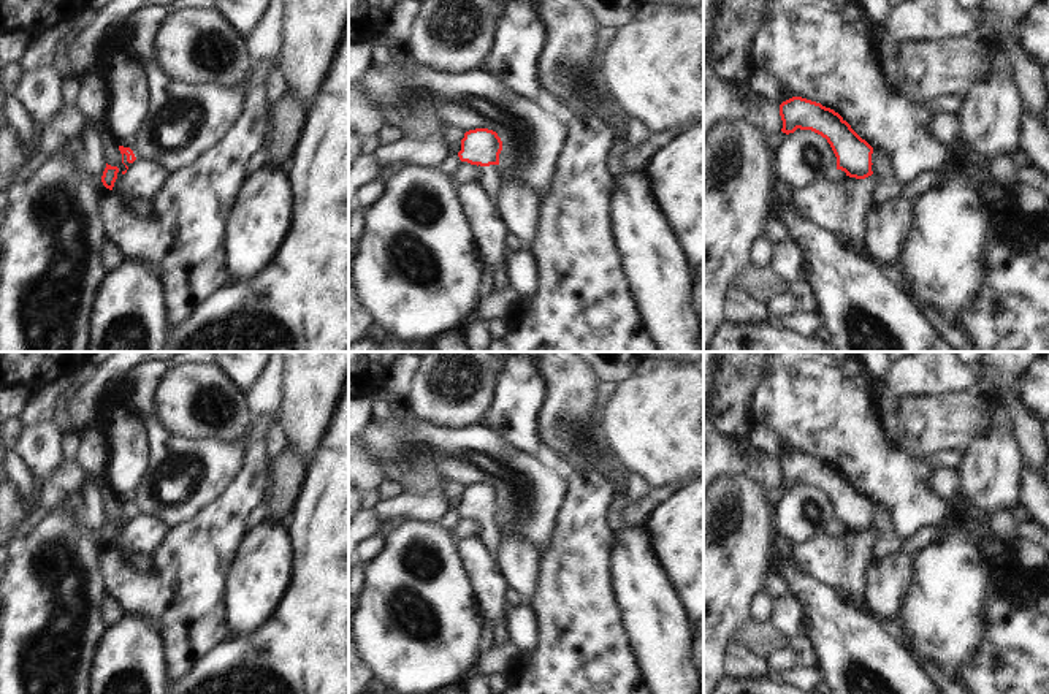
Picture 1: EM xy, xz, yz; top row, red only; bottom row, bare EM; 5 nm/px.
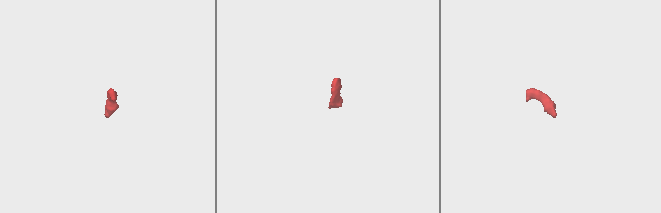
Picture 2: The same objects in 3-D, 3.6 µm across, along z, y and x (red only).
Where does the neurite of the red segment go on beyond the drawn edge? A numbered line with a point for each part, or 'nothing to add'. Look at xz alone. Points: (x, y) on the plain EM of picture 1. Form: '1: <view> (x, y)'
1: xz (490, 531)

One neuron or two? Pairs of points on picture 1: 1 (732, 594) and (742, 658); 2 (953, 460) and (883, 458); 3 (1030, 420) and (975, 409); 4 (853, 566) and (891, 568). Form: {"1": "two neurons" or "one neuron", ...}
{"1": "two neurons", "2": "two neurons", "3": "two neurons", "4": "two neurons"}

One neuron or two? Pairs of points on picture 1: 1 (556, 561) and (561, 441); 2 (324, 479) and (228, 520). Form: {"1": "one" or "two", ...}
{"1": "two", "2": "two"}

